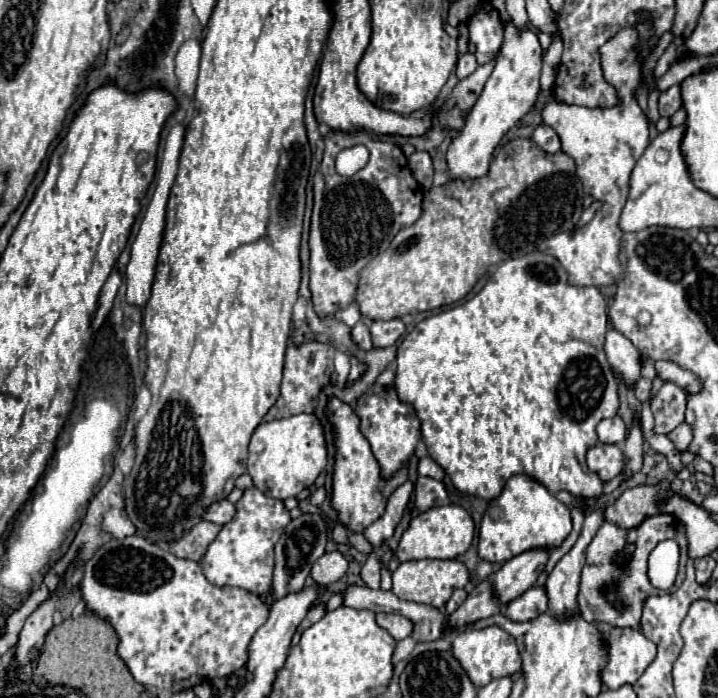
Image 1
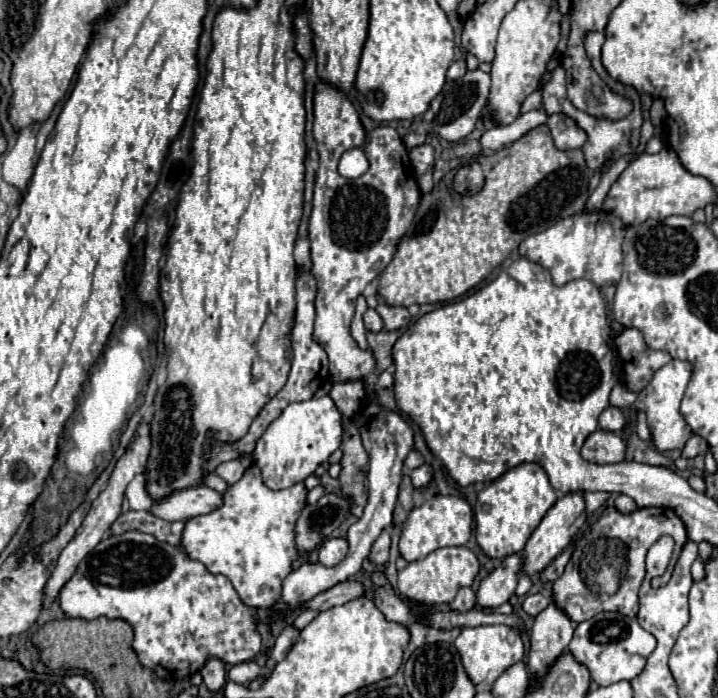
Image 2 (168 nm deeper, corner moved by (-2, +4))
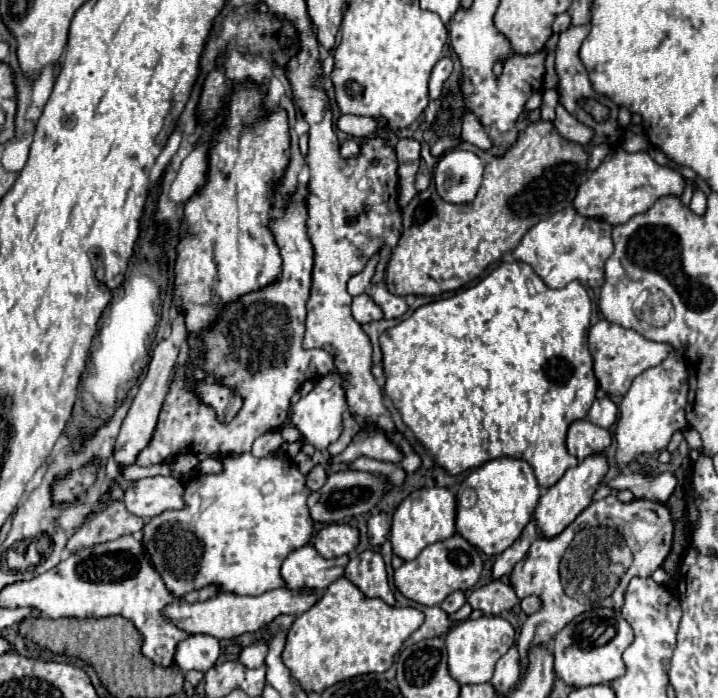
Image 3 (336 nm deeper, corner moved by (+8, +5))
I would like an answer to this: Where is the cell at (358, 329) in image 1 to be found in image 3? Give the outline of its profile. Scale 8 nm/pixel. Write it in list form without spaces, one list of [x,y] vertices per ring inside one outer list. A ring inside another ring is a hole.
[[[364,292],[354,298],[352,302],[352,314],[358,324],[368,324],[372,320],[382,320],[382,308]]]

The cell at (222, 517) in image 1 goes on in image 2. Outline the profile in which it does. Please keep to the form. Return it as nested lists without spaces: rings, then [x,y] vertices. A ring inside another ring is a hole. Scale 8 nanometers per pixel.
[[[206,485],[176,491],[174,495],[152,505],[152,513],[166,521],[184,521],[190,517],[212,513],[222,505],[222,495]]]

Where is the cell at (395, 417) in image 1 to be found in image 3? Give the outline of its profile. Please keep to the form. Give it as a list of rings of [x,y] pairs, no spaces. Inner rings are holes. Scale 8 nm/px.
[[[306,544],[304,548],[298,548],[284,560],[282,578],[286,580],[290,590],[324,590],[344,574],[348,560],[350,556],[340,556],[334,560],[320,558],[316,548],[312,548],[312,544]]]

